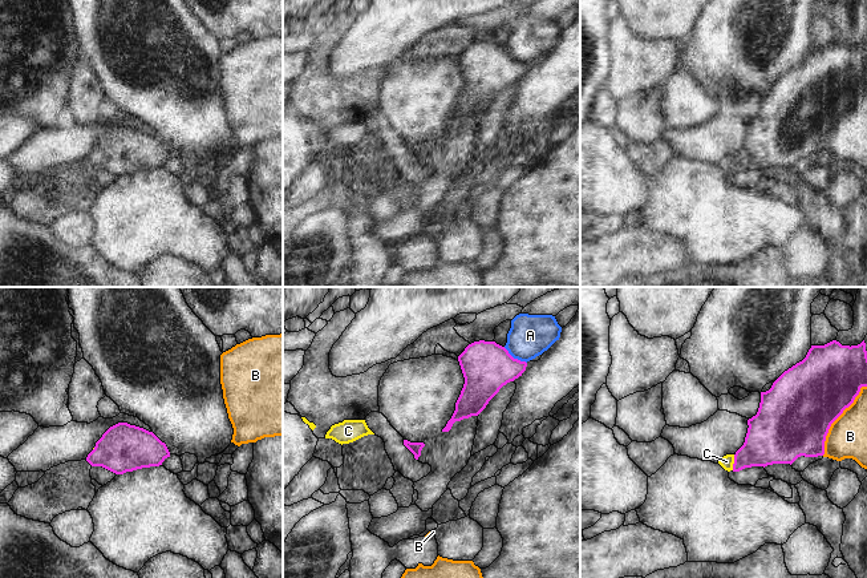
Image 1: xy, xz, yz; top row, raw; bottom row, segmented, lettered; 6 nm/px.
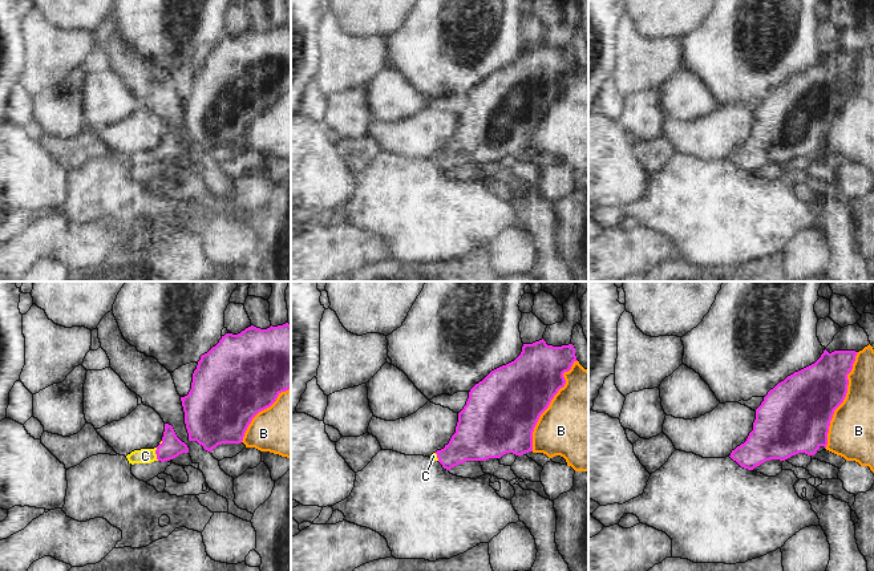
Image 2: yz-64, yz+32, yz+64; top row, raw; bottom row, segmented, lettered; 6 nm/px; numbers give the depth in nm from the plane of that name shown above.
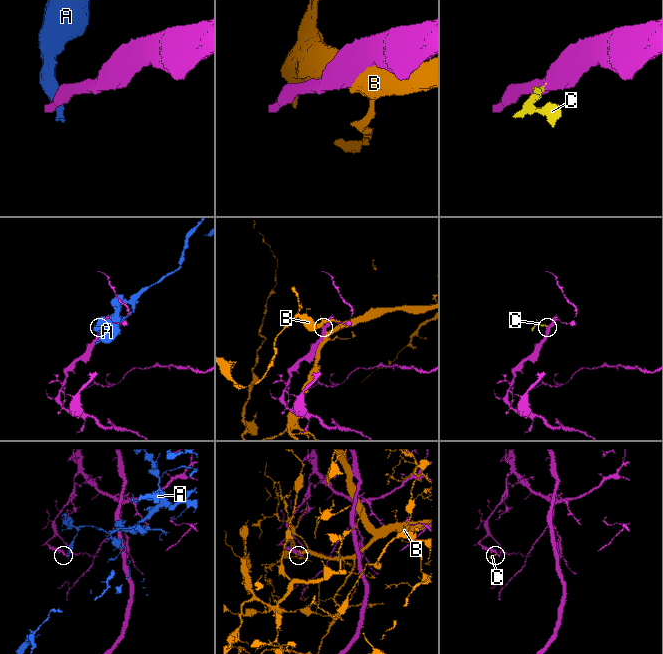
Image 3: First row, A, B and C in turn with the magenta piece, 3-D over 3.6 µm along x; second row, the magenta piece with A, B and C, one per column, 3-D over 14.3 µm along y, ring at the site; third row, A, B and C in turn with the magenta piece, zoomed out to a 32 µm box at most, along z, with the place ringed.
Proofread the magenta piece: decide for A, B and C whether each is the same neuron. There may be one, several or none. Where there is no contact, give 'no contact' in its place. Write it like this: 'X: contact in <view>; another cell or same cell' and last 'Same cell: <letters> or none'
A: contact in xz; another cell
B: contact in yz; another cell
C: contact in yz; same cell
Same cell: C

